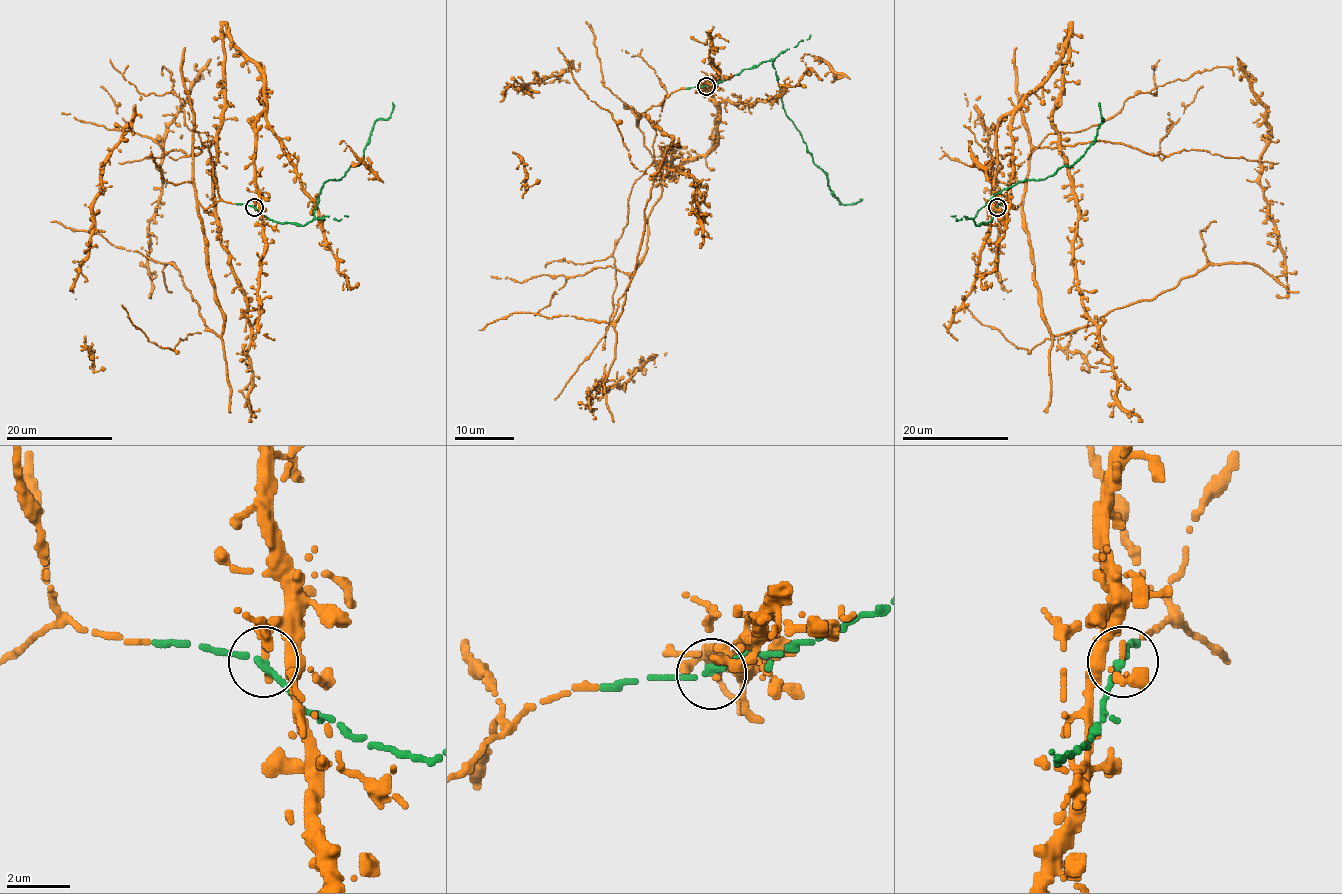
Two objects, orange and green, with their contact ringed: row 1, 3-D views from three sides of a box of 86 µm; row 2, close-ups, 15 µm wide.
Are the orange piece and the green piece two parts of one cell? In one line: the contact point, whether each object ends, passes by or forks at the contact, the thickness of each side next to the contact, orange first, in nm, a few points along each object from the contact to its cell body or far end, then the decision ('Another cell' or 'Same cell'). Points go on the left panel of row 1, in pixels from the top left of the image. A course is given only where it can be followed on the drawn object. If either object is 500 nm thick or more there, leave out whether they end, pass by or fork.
Place: (254, 207). At the ring orange ends. At the ring green passes by. Thickness 200 nm (orange) against 240 nm. Course of orange: (255, 206), (264, 77), (223, 34), (220, 199), (198, 204), (218, 336), (147, 252), (166, 126), (219, 57). Course of green: (255, 207), (280, 223), (313, 219), (322, 184), (362, 160), (371, 129), (390, 115), (393, 102). Same cell

